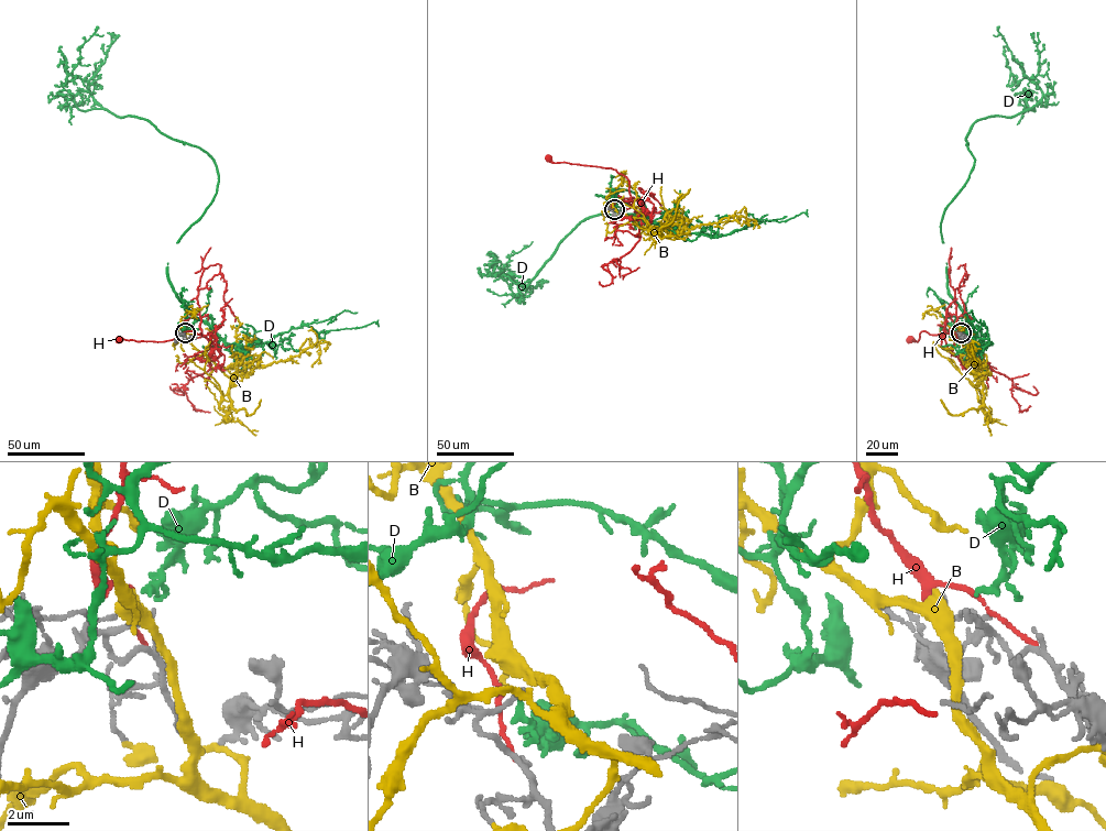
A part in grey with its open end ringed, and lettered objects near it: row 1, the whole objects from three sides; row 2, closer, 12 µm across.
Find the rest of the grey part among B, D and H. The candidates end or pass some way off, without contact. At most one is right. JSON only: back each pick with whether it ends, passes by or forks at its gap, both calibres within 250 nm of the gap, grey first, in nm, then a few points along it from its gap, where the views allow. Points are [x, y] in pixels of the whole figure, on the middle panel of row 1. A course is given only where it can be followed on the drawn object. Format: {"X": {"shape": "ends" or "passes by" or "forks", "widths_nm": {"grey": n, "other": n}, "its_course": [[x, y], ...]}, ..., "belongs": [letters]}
{"D": {"shape": "ends", "widths_nm": {"grey": 160, "other": 240}, "its_course": [[614, 209], [626, 215], [597, 195], [625, 189], [647, 218], [583, 219], [519, 291], [501, 272], [533, 241]]}, "belongs": ["D"]}

